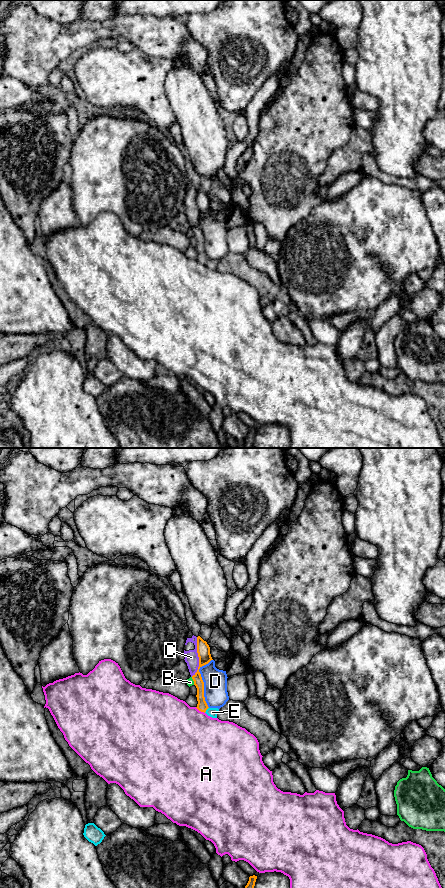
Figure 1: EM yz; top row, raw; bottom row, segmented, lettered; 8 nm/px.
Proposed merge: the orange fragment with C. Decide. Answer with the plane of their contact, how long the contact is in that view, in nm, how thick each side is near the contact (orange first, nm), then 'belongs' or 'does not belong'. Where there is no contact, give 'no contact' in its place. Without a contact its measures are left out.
meets orange in yz; contact 320 nm long; 110 nm thick on the orange side, 110 nm on the other; does not belong

